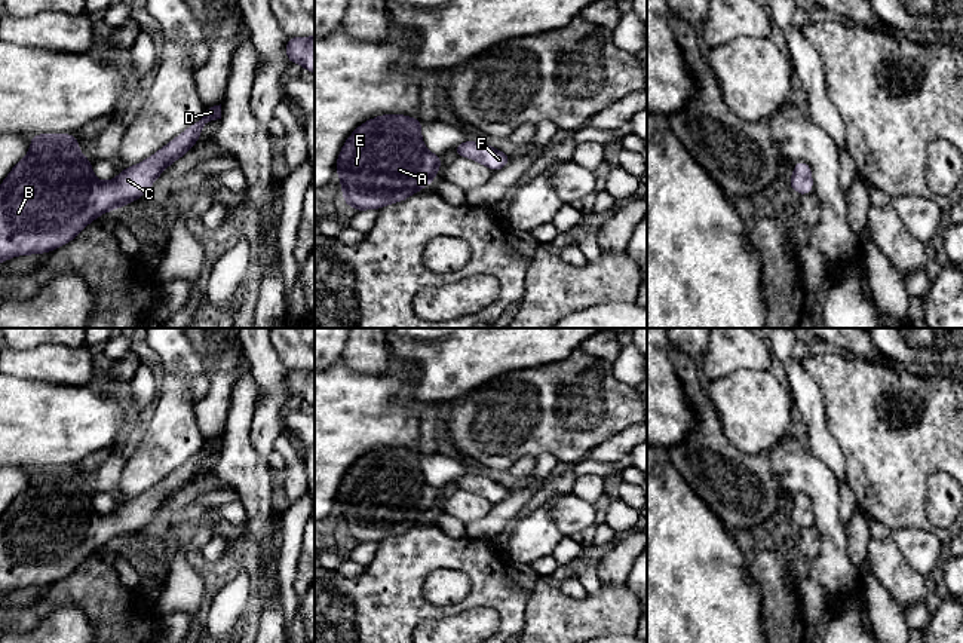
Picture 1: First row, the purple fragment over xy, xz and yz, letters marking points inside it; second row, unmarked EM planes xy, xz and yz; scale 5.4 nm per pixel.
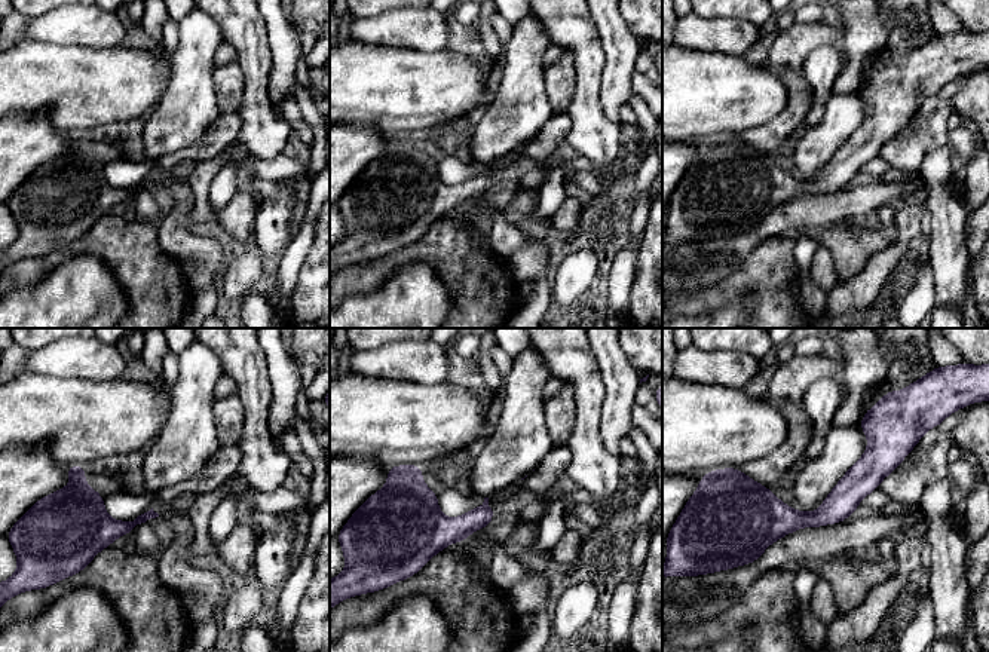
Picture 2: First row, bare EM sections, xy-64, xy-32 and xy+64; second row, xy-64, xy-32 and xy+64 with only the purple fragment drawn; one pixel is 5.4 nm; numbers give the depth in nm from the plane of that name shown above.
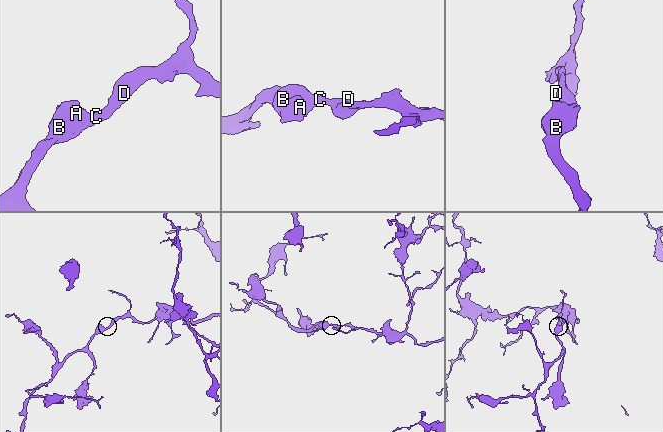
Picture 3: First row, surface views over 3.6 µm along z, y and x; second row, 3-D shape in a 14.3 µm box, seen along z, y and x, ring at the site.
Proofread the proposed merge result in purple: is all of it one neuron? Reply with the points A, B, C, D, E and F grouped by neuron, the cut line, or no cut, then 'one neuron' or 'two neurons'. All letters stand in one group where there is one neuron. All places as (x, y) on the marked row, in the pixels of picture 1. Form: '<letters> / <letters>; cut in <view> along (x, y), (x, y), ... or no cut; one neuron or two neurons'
A B C D E F; no cut; one neuron

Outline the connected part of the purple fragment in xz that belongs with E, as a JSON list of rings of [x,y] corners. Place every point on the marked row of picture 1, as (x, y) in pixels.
[[[381,114],[359,125],[335,162],[343,202],[353,211],[378,211],[429,186],[442,162],[424,147],[421,125],[404,114]]]

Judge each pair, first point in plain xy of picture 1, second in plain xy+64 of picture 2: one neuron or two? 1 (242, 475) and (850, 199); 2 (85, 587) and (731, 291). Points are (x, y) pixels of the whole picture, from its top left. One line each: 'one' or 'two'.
1: two
2: one

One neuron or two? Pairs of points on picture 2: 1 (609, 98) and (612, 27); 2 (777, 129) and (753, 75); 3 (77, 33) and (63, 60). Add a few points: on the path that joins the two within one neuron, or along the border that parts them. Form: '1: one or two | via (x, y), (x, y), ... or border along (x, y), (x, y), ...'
1: one | via (615, 80), (615, 45)
2: two | border along (786, 86), (787, 104), (769, 121), (740, 132)
3: two | border along (37, 40), (106, 49)

